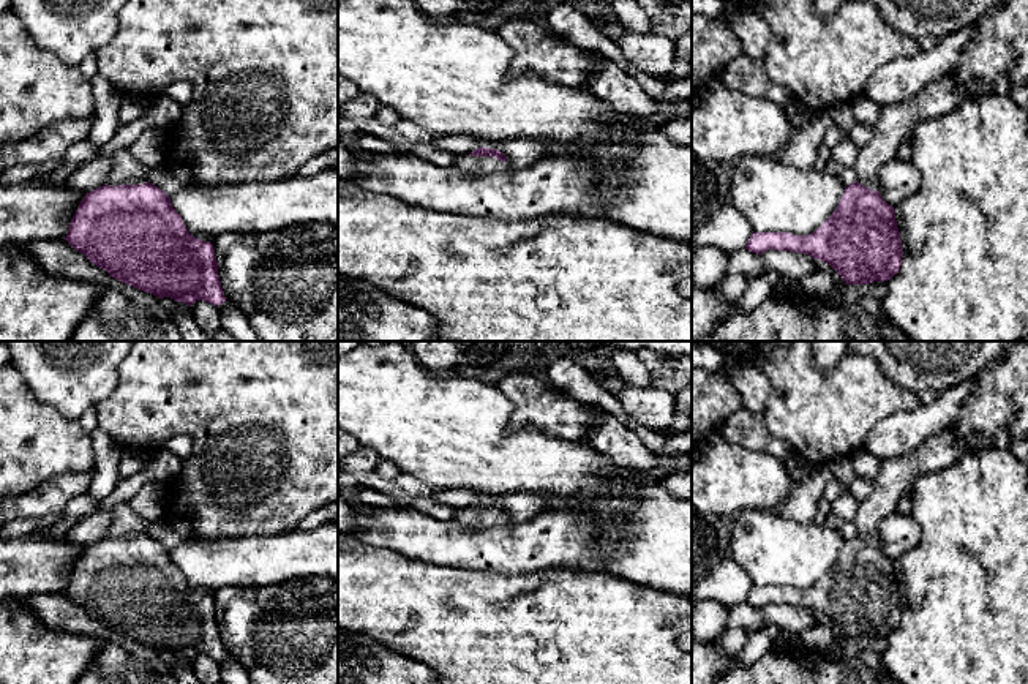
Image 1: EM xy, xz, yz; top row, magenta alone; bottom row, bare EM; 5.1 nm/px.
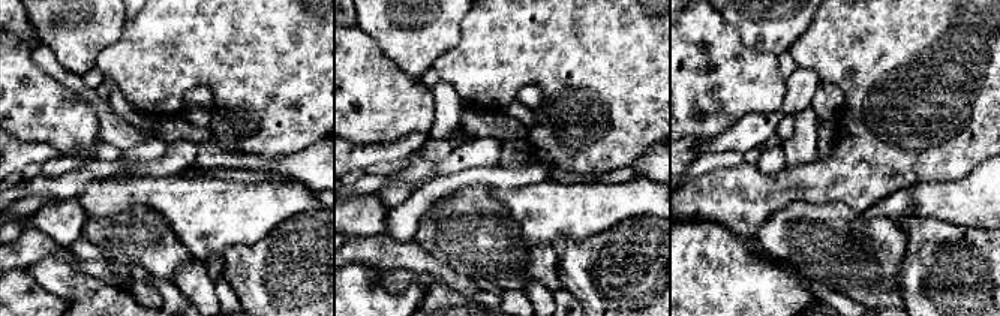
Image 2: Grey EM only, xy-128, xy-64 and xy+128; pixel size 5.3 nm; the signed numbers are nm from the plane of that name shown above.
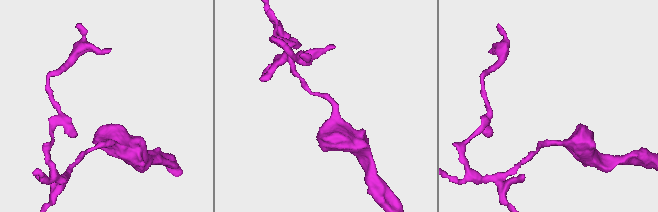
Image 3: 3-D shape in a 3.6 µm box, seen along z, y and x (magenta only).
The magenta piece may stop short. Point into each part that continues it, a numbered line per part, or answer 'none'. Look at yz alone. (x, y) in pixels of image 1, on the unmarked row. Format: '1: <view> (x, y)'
1: yz (897, 476)

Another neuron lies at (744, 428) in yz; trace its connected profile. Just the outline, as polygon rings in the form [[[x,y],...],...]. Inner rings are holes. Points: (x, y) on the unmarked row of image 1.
[[[737,409],[720,428],[722,438],[748,450],[766,450],[772,438],[763,414]]]

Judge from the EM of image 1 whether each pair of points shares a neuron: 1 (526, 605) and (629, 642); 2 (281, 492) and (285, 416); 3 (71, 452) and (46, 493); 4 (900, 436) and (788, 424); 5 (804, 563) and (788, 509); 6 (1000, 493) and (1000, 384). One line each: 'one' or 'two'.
1: one
2: one
3: two
4: two
5: two
6: two

